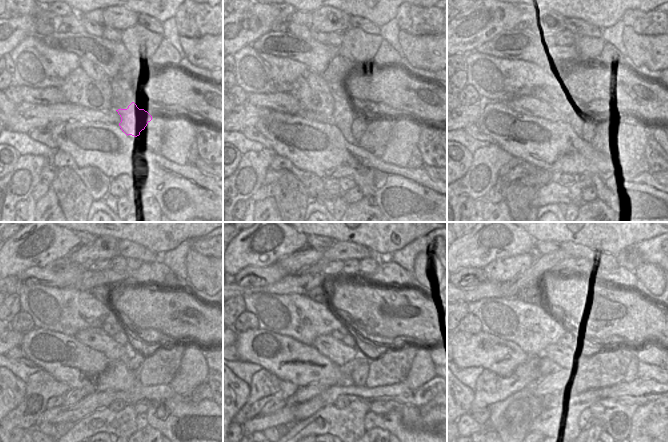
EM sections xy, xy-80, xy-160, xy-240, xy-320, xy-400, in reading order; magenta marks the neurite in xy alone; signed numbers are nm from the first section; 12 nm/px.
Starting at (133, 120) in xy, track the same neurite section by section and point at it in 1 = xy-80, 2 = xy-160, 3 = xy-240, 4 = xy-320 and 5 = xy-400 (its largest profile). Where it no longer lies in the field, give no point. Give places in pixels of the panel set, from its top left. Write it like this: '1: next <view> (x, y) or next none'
1: next xy-80 (355, 123)
2: next xy-160 (581, 124)
3: next xy-240 (137, 358)
4: next xy-320 (356, 376)
5: next xy-400 (576, 386)

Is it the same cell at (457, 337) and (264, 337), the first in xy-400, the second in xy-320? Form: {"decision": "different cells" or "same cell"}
{"decision": "same cell"}

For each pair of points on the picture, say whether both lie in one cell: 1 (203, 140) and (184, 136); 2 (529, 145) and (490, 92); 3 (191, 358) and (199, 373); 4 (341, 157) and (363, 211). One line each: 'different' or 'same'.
1: different
2: different
3: same
4: different

